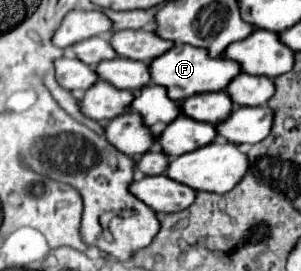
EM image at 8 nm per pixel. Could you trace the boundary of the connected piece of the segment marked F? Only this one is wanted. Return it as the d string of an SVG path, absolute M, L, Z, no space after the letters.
M174 44L172 50L164 52L160 58L154 58L148 70L150 70L152 82L164 86L168 90L168 98L180 102L194 94L224 90L228 82L240 72L240 64L234 60L224 60L224 58L210 58L204 48L196 48L188 44Z

